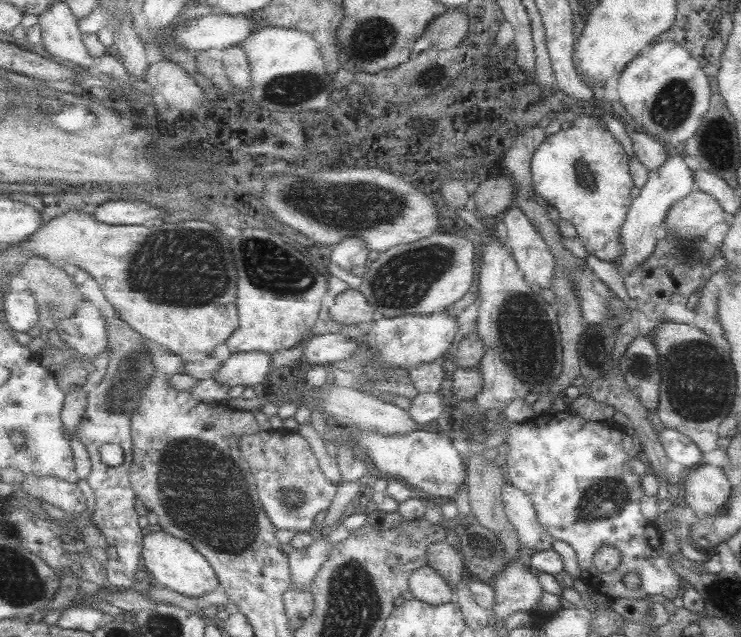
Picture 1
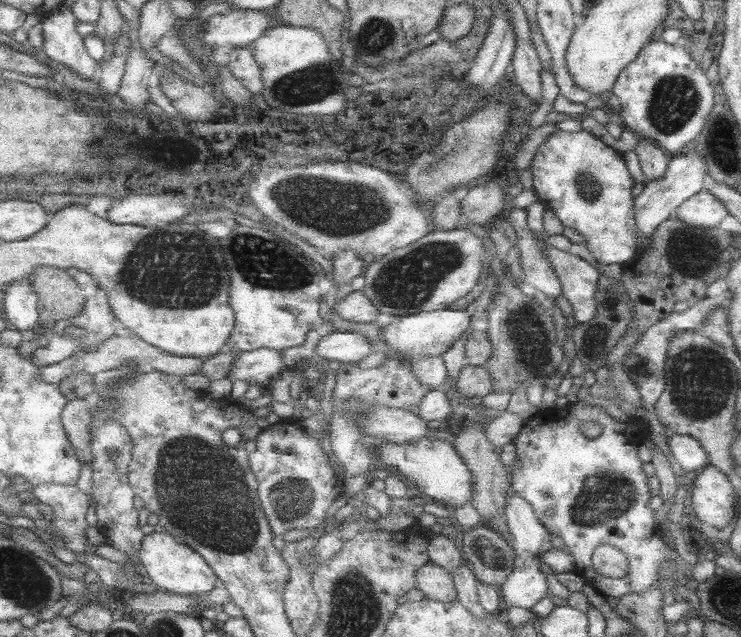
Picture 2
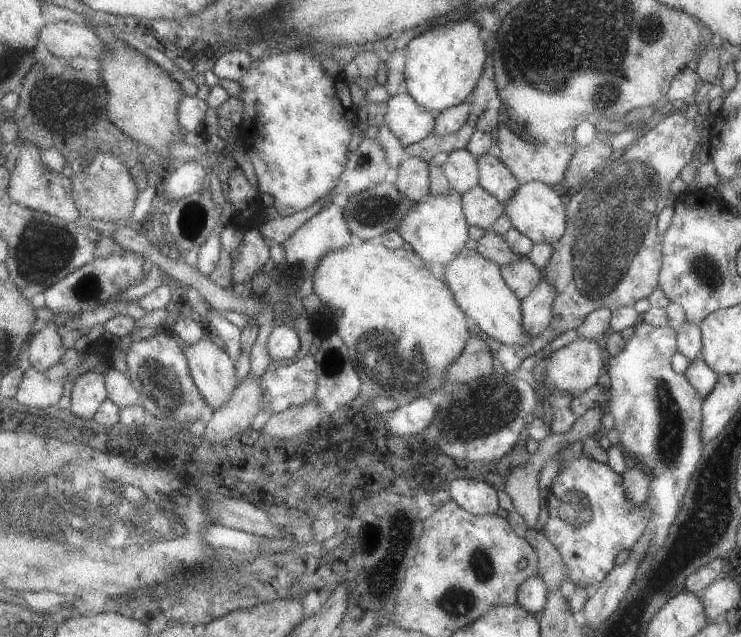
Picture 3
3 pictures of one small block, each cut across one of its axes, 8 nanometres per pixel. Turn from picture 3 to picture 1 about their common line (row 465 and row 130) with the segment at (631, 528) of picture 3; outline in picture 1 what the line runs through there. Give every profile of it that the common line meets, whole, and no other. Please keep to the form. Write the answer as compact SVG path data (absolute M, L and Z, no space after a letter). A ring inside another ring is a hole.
M601 116L579 118L577 122L573 122L571 130L565 130L565 134L545 138L543 146L533 156L533 186L537 196L541 196L559 212L561 220L569 220L577 226L579 238L585 242L589 254L605 262L617 262L619 258L623 258L623 254L627 254L627 248L623 246L623 230L635 200L631 198L633 176L629 170L629 154L603 126Z

